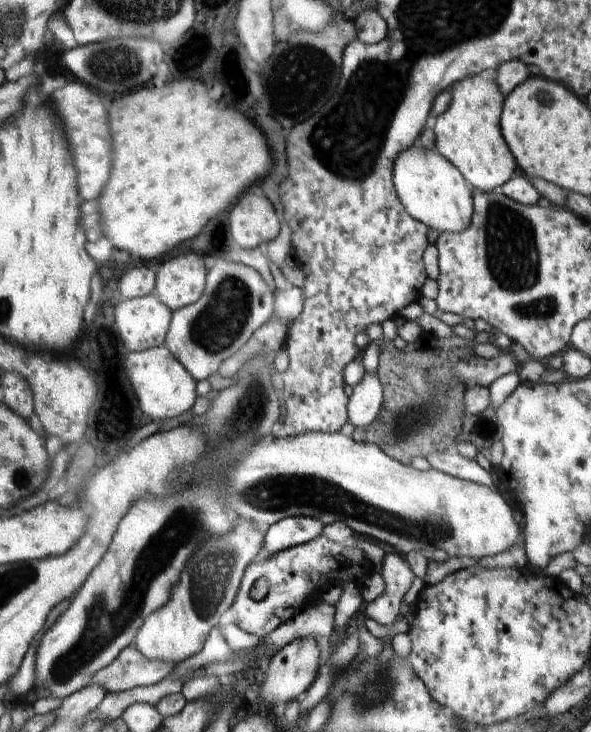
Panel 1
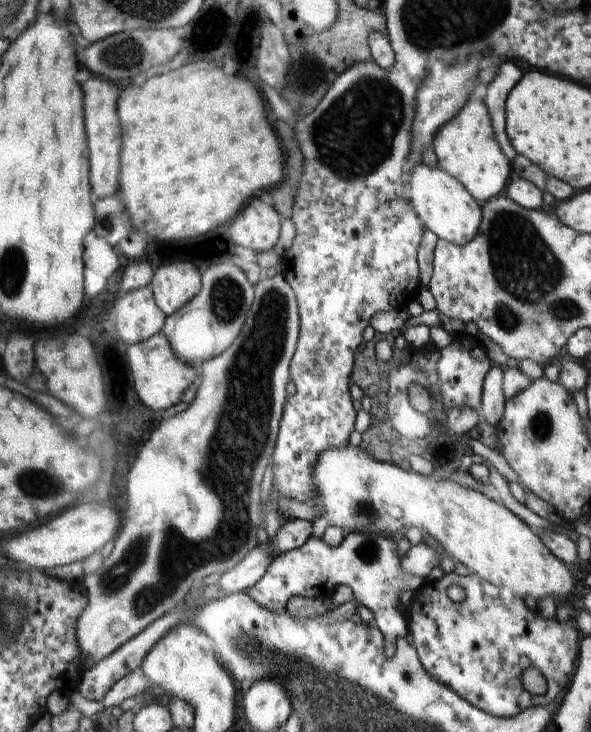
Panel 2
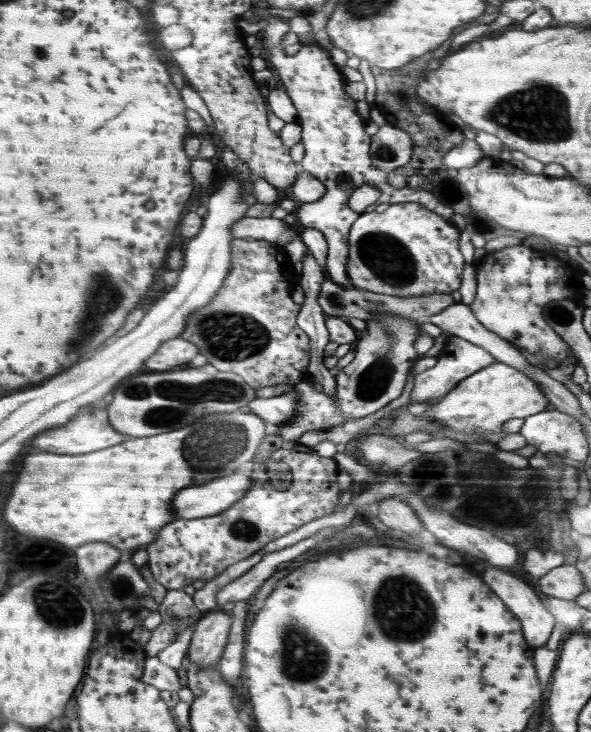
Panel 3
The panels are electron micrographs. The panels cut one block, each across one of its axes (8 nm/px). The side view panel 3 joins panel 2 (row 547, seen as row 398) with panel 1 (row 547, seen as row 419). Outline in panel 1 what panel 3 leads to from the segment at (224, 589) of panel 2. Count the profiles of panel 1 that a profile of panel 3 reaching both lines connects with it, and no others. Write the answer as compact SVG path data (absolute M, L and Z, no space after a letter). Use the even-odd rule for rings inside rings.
M287 517L270 527L266 527L262 549L258 558L270 559L274 554L302 545L317 537L324 531L324 524L309 517Z

